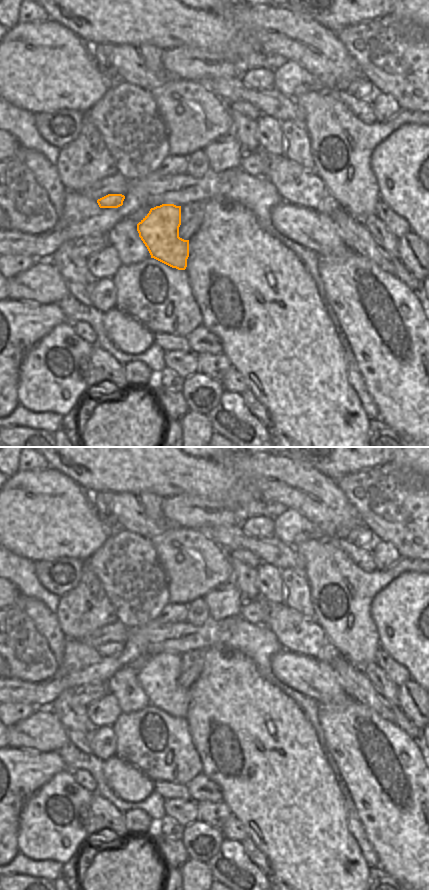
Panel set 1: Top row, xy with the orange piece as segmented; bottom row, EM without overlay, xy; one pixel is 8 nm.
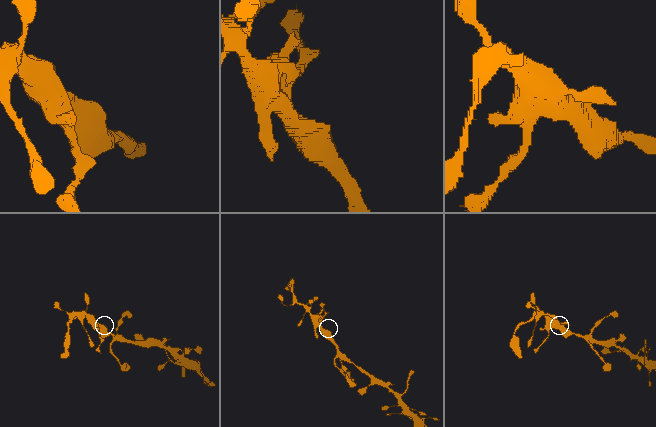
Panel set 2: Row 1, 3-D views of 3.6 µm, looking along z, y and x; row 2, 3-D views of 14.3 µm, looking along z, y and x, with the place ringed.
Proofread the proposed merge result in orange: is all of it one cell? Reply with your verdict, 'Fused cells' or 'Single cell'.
Single cell

